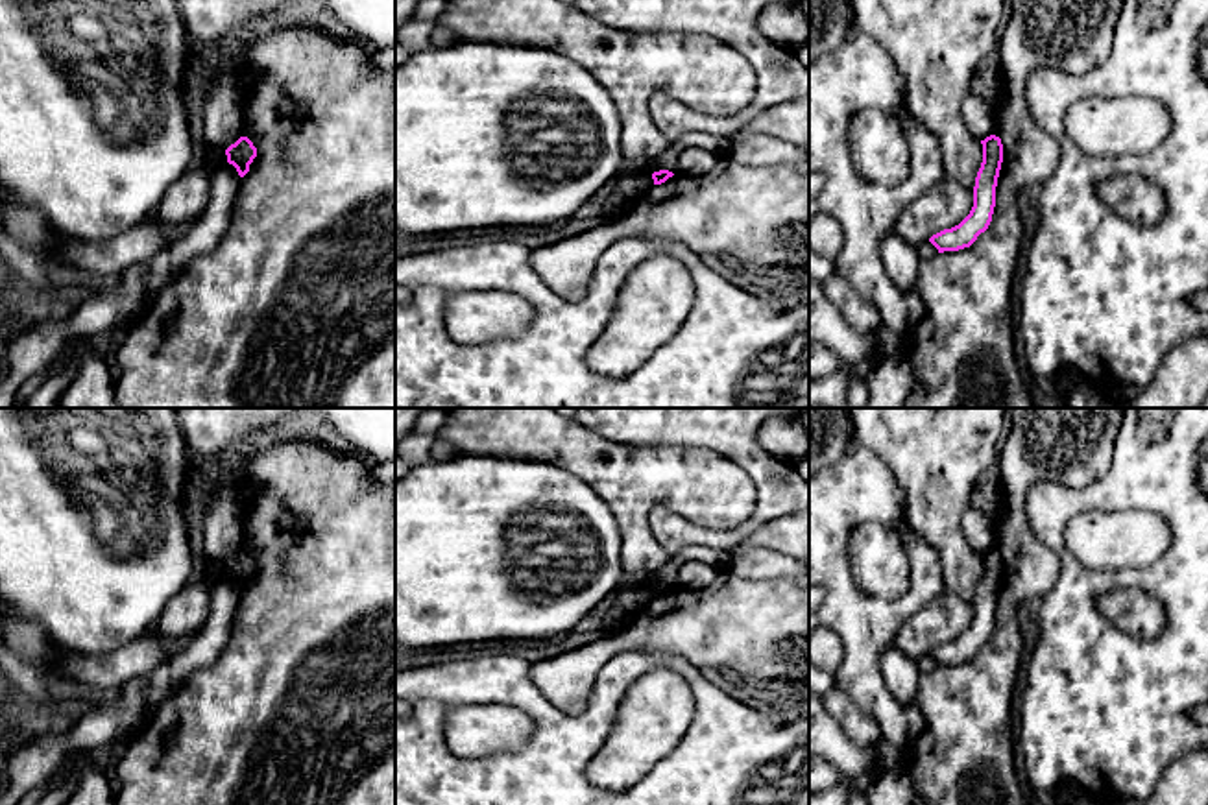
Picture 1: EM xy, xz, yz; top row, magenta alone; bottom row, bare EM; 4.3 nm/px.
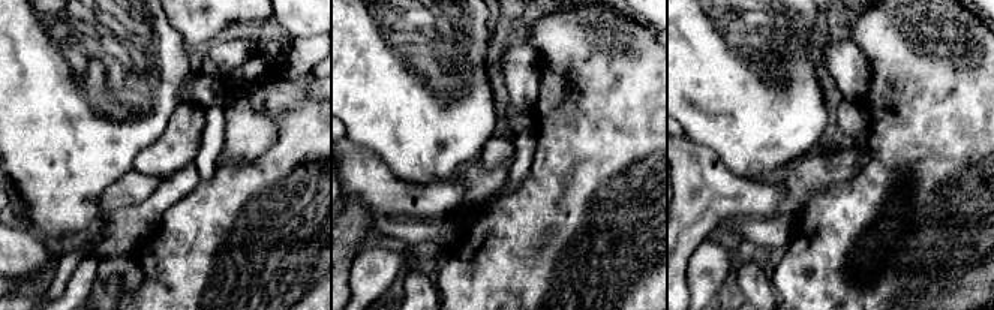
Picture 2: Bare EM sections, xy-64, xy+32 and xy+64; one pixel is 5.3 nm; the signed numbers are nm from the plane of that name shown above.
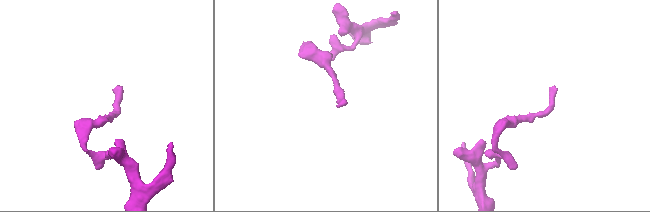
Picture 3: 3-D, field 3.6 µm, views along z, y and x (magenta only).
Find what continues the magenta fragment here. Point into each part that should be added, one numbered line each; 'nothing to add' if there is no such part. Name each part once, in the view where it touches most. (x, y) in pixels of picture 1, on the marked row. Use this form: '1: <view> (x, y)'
nothing to add

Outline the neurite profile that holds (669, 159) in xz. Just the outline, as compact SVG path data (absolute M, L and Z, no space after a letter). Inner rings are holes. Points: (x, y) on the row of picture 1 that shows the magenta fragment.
M689 133L682 137L680 142L669 144L667 151L650 162L646 172L654 174L659 170L669 170L672 174L678 174L678 157L689 146L724 153L726 148L730 146L730 138L720 138L707 133Z

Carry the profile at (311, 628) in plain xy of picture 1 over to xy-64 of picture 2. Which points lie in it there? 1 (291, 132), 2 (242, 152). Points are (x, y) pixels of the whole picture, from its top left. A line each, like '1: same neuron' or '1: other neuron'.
1: same neuron
2: other neuron

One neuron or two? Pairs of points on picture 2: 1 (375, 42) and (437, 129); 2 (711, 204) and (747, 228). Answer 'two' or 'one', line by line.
1: one
2: two

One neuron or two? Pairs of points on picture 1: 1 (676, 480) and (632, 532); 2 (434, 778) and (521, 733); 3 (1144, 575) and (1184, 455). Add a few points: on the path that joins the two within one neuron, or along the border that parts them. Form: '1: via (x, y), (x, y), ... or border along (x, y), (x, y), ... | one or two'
1: via (662, 484), (634, 512), (634, 517) | one
2: border along (444, 726), (447, 746), (462, 757), (516, 748) | two
3: via (1177, 554), (1184, 547), (1184, 488) | one

